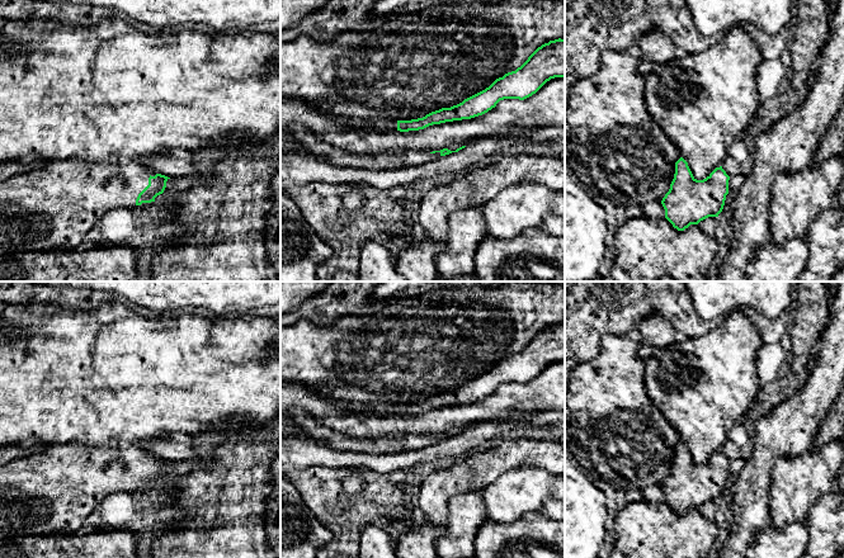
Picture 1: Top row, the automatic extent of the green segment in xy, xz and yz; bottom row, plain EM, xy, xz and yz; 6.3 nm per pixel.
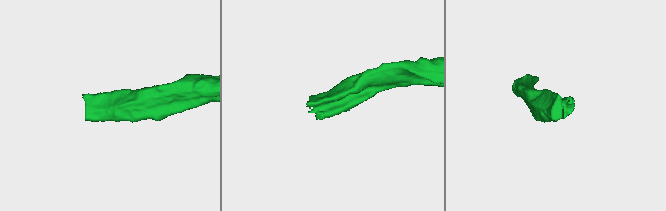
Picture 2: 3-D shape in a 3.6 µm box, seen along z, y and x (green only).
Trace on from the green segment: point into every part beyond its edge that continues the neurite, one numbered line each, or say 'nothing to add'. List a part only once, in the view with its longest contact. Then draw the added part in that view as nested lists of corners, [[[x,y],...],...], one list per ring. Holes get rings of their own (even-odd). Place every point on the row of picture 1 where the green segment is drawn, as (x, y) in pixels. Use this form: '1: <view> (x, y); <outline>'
1: xy (48, 208); [[[77,159],[67,160],[51,160],[44,162],[43,166],[36,167],[28,172],[13,175],[0,181],[0,256],[10,256],[14,254],[27,251],[56,251],[69,250],[82,246],[82,237],[93,228],[96,227],[98,222],[114,208],[128,208],[132,209],[136,205],[138,194],[148,185],[148,178],[155,176],[156,172],[150,171],[142,164],[137,161],[129,162],[115,162],[115,164],[93,164]]]

